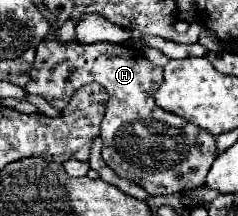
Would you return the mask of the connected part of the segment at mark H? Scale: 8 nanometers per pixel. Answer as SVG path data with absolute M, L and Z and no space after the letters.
M43 40L37 46L35 64L31 68L31 80L25 86L29 94L43 96L51 106L57 110L63 110L67 102L71 100L73 92L87 84L101 84L105 86L109 100L107 110L101 122L101 140L103 140L103 160L107 166L121 178L127 178L133 184L139 184L149 194L177 194L187 188L199 188L205 186L205 176L215 160L215 136L207 134L205 130L199 130L199 126L175 116L167 114L165 110L159 110L155 106L153 94L163 82L163 70L157 66L151 66L137 48L123 46L123 44L111 44L111 42L93 42L93 44L81 44L81 42L59 42L59 40Z

